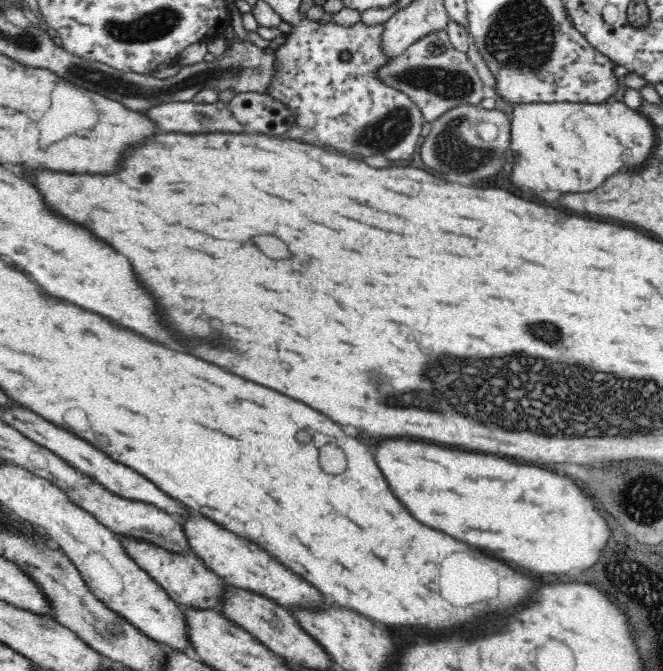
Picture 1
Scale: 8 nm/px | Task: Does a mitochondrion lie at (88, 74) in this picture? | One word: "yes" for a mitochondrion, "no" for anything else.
yes

